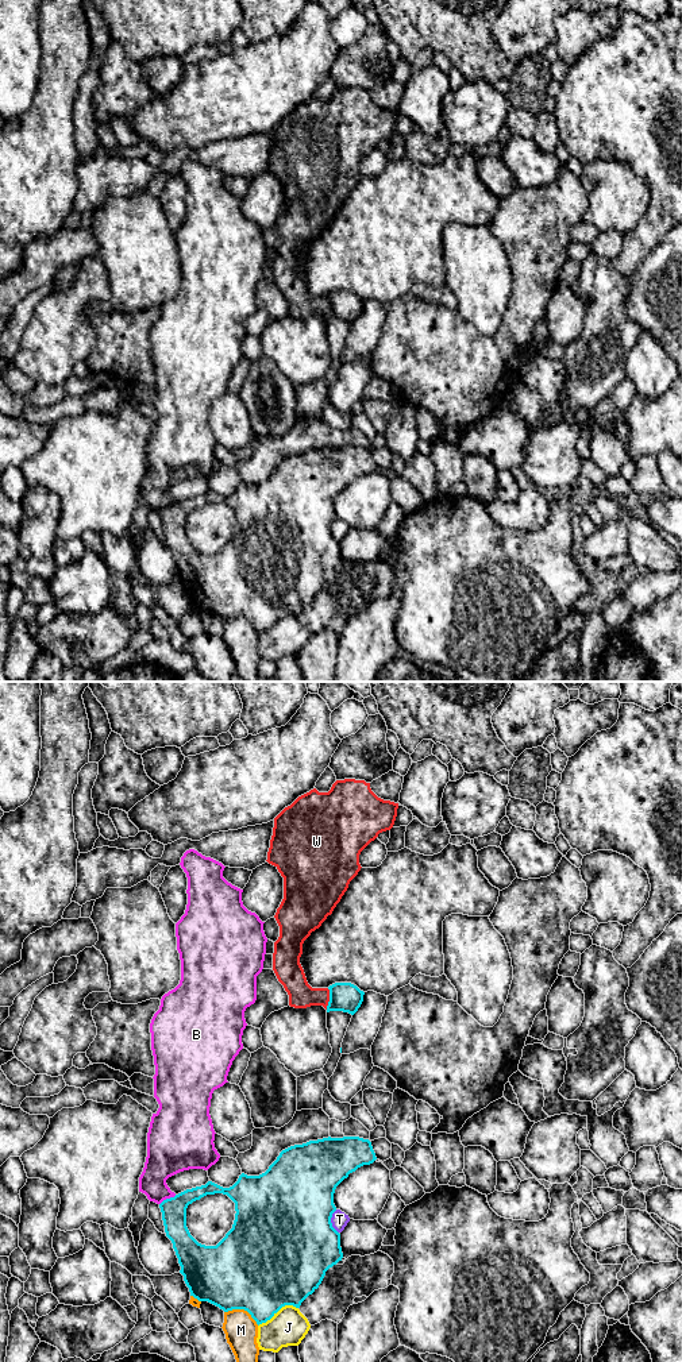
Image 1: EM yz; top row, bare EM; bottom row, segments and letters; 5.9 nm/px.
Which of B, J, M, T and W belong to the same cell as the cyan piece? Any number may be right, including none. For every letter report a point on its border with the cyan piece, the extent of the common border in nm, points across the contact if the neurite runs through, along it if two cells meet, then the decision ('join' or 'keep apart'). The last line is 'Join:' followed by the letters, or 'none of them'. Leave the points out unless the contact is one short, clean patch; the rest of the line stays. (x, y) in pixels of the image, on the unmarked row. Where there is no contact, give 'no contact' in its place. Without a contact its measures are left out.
B: contact yz (168, 508); length 120 nm; keep apart
J: contact yz (277, 620); length 260 nm; keep apart
M: contact yz (242, 617); length 220 nm; keep apart
T: contact yz (330, 531); length 140 nm; keep apart
W: contact yz (330, 308); length 130 nm; border yz (328, 297), (328, 313), (326, 317); keep apart
Join: none of them

